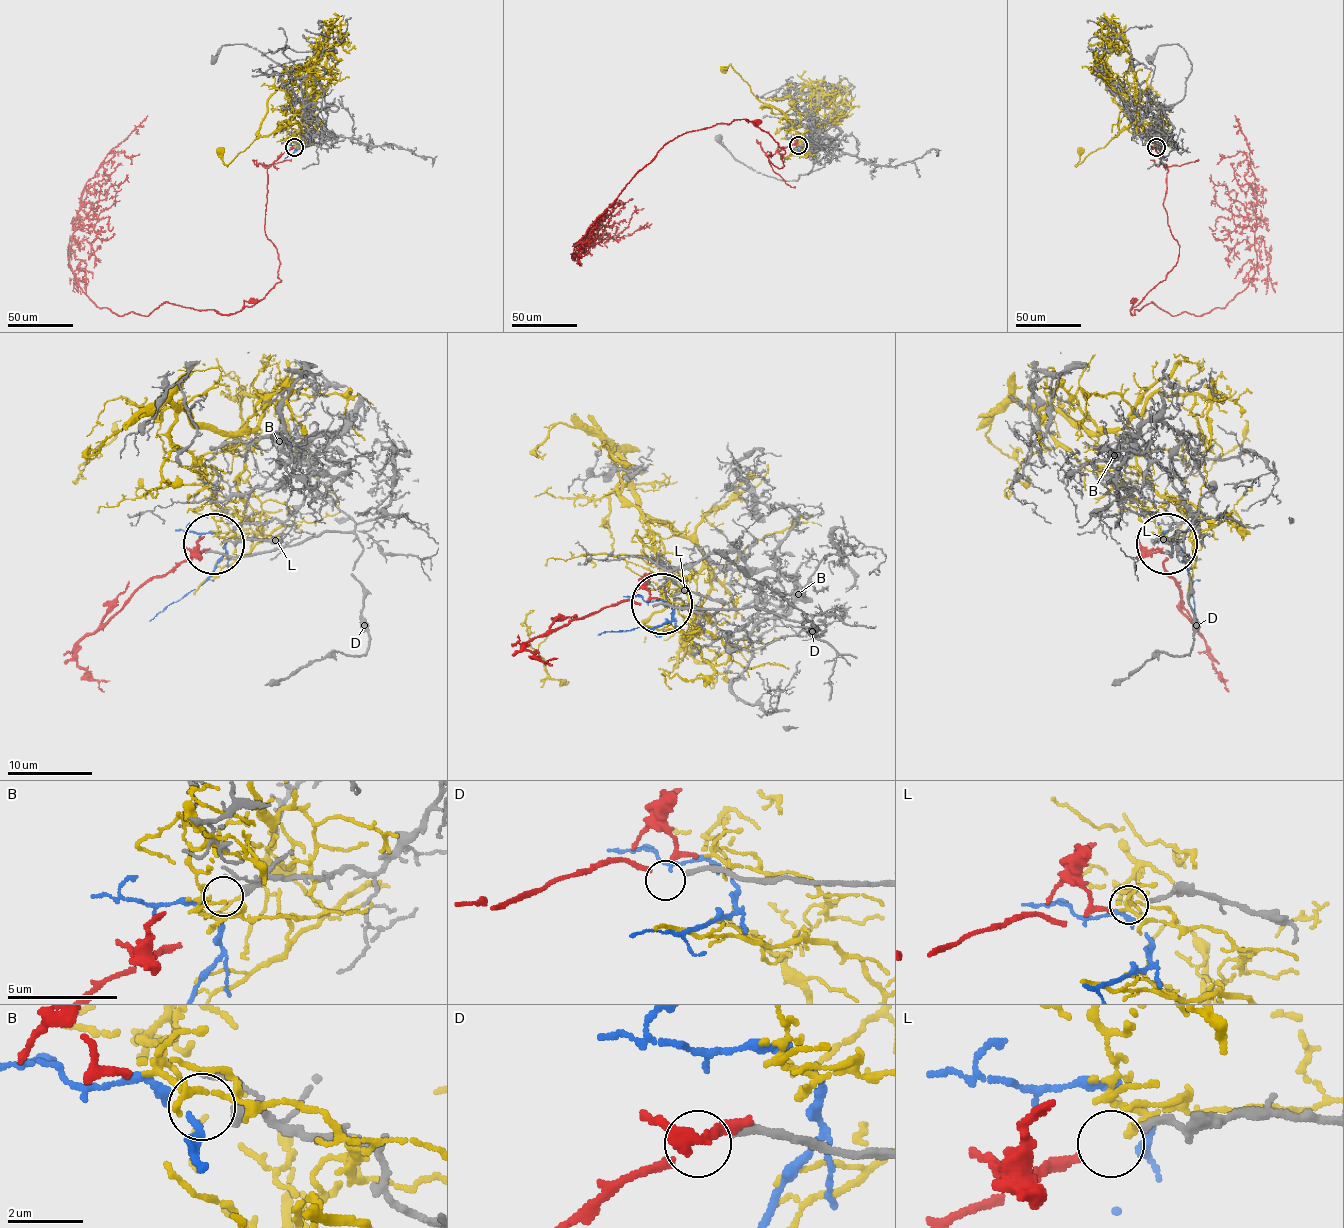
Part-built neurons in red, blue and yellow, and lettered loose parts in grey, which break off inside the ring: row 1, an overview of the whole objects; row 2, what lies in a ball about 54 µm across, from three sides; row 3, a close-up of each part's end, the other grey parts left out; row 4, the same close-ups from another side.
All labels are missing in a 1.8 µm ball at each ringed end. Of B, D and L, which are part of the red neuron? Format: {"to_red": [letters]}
{"to_red": ["L"]}

